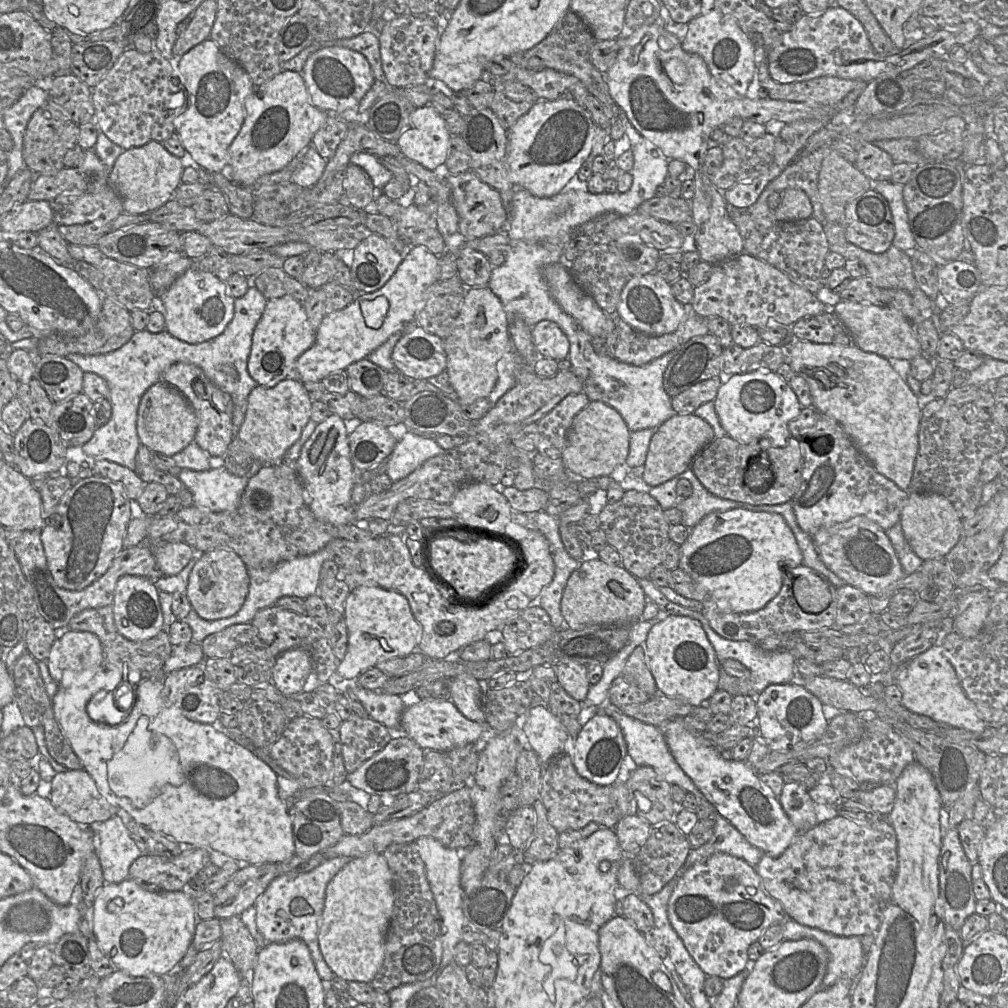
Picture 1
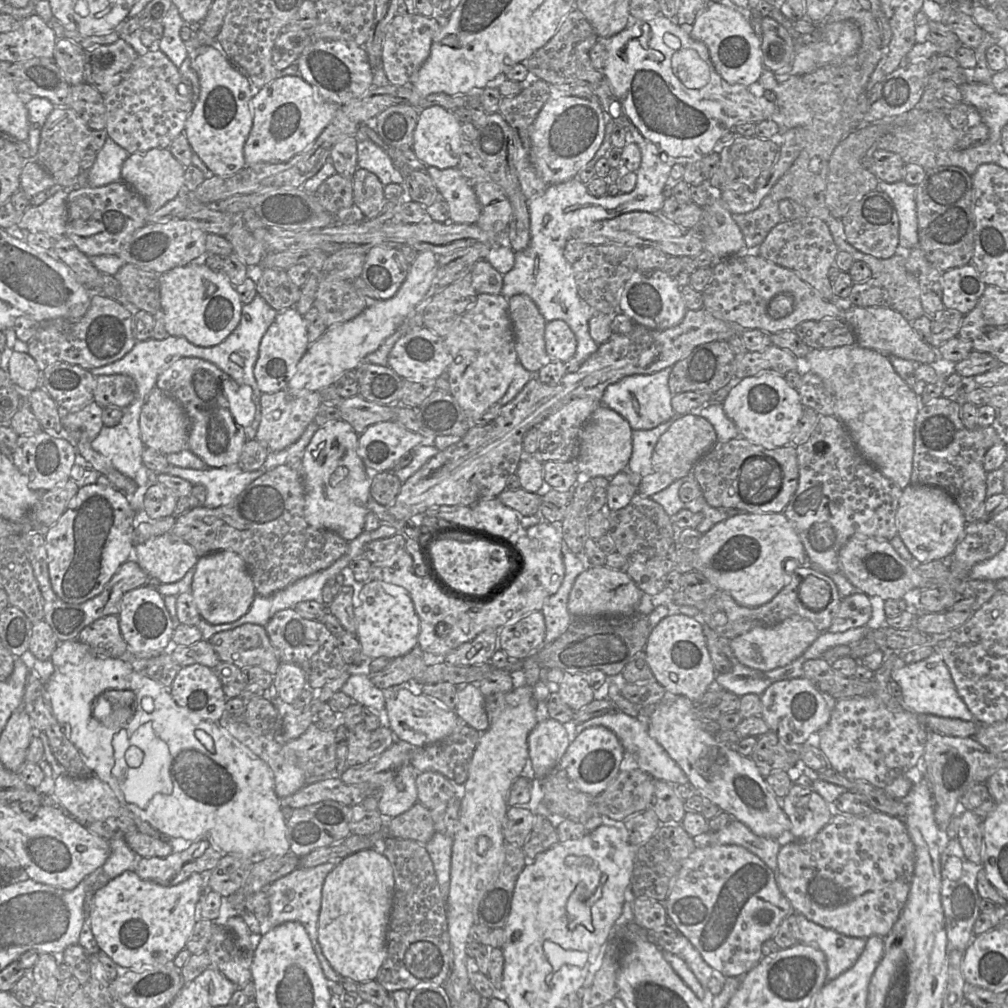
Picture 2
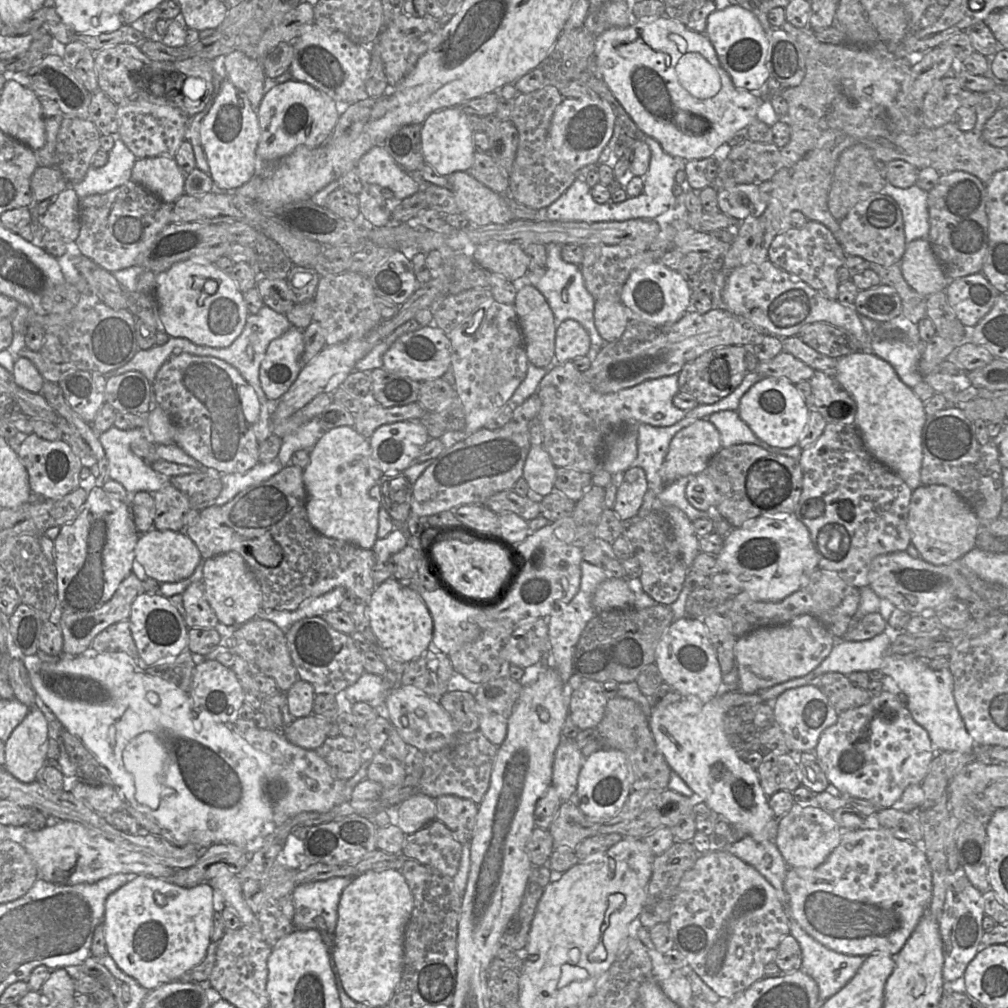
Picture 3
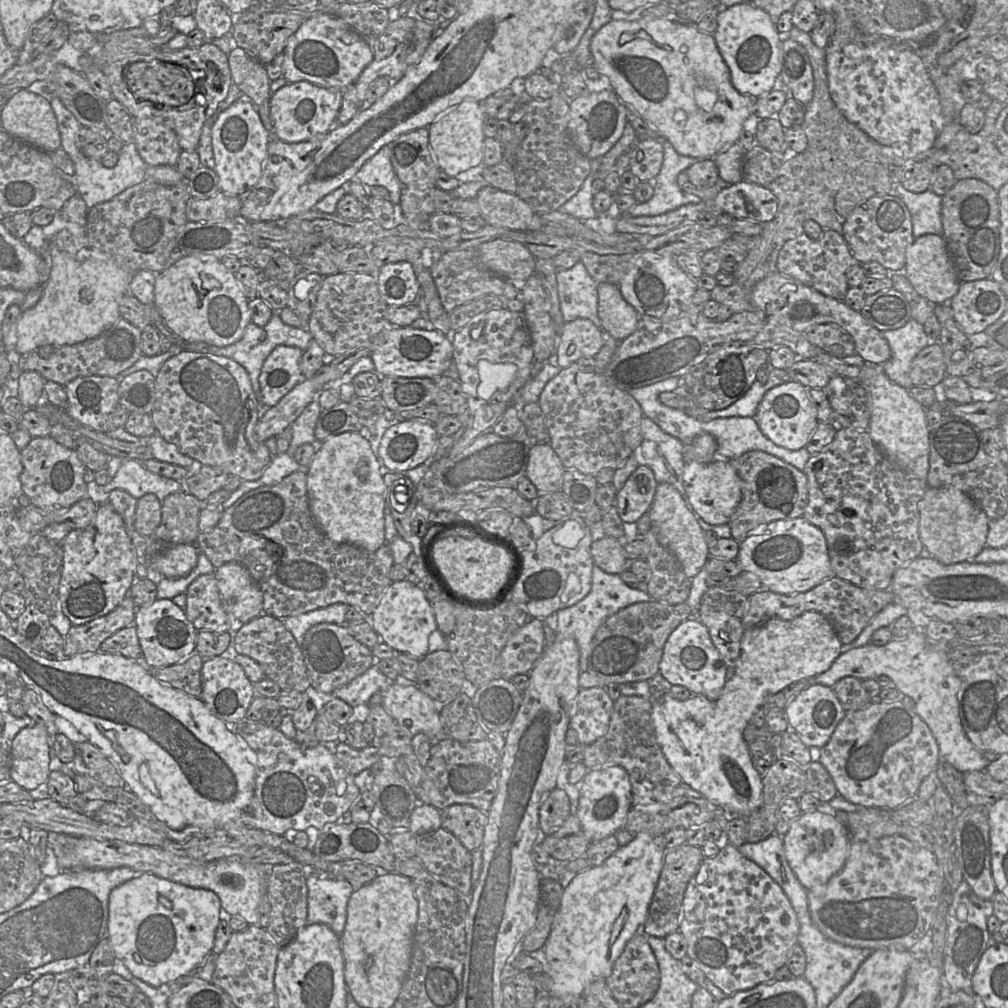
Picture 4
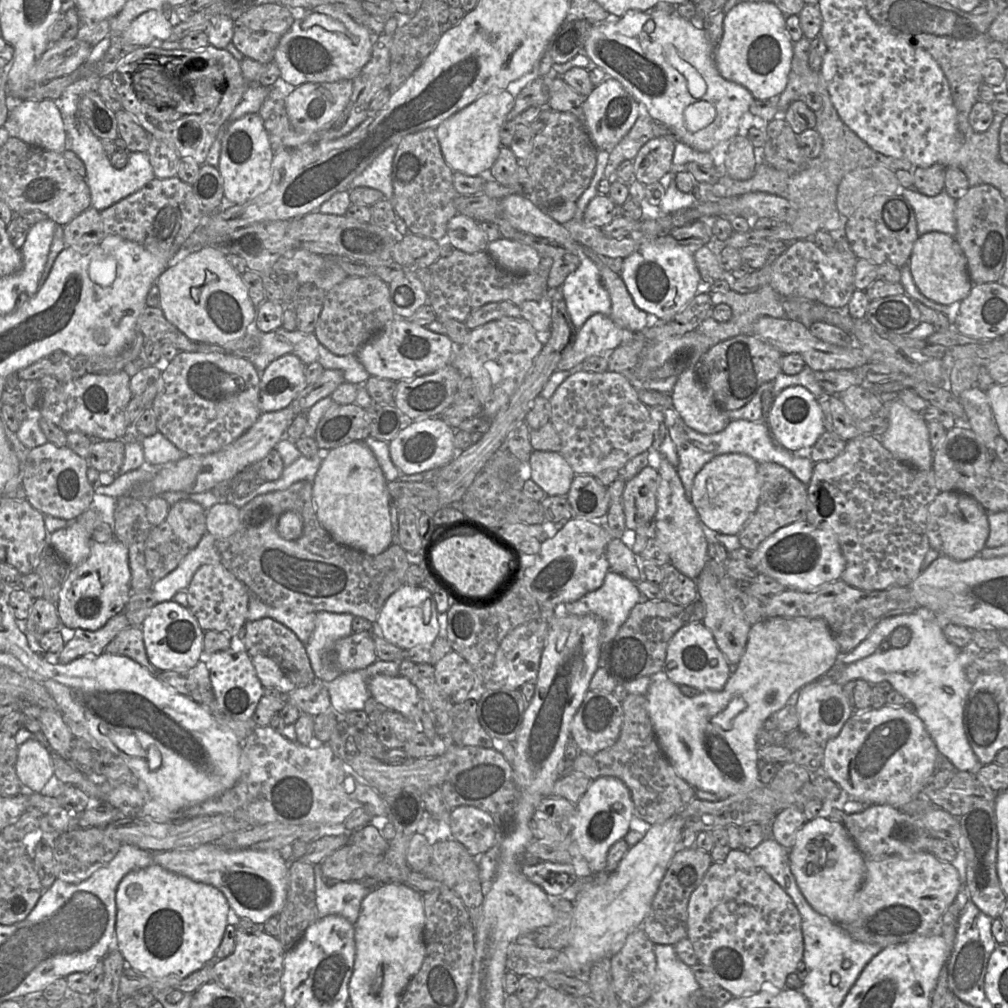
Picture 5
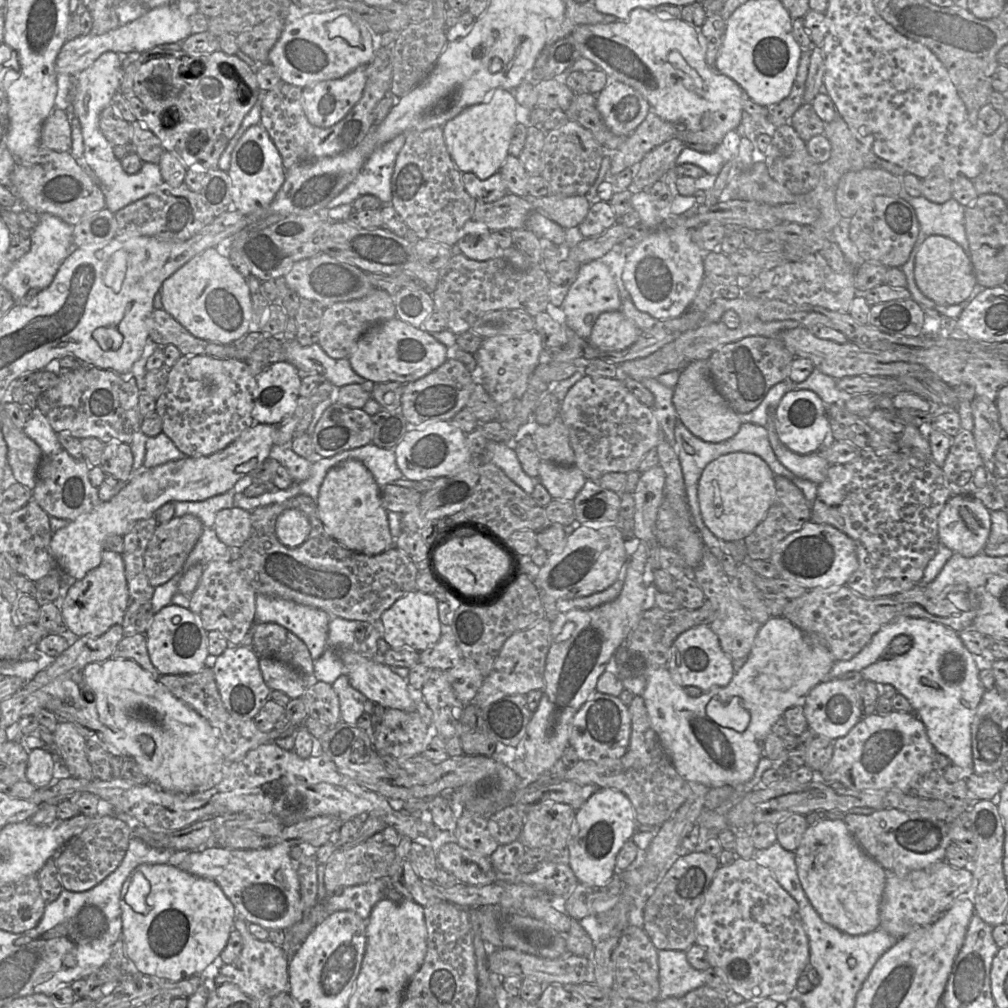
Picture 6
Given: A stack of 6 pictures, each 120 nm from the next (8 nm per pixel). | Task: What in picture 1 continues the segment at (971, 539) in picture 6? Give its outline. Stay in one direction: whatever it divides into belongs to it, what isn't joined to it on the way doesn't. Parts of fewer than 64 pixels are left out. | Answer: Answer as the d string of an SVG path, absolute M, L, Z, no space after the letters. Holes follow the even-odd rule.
M909 492L900 512L900 524L908 544L922 559L944 558L962 536L959 512L942 494L935 492Z

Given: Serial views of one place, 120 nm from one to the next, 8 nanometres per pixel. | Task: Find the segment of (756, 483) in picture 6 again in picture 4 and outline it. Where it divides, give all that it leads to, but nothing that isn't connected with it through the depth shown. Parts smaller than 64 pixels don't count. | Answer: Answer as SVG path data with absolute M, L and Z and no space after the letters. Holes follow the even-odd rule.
M713 460L706 464L686 488L694 511L708 524L728 524L742 498L741 480L730 460Z

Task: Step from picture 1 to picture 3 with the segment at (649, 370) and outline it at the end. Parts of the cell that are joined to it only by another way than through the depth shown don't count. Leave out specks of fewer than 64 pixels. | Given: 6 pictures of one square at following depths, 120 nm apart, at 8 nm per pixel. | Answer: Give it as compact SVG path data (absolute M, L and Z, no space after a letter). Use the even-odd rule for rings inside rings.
M673 374L622 389L617 395L630 410L634 422L669 427L686 415L685 411L672 403L678 392L678 375Z

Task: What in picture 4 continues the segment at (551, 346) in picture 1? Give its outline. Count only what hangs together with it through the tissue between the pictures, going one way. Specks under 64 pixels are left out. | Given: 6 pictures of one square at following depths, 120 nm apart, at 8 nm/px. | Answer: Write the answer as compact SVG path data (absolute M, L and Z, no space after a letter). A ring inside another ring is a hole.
M589 319L566 322L558 332L557 365L563 369L581 358L595 357L603 345L603 331Z

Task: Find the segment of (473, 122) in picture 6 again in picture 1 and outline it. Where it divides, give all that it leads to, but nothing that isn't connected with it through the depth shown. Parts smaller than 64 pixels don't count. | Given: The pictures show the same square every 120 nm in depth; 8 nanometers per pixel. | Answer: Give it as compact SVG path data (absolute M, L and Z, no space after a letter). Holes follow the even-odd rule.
M431 105L415 108L409 116L406 130L395 142L402 155L433 171L444 164L448 154L451 134L449 133L444 117Z

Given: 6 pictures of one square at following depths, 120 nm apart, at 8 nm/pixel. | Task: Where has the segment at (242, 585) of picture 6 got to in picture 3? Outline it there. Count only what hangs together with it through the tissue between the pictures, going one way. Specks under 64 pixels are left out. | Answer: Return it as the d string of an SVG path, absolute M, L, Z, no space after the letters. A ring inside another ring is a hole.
M201 581L190 584L181 594L184 621L188 628L214 629L219 621L205 597Z

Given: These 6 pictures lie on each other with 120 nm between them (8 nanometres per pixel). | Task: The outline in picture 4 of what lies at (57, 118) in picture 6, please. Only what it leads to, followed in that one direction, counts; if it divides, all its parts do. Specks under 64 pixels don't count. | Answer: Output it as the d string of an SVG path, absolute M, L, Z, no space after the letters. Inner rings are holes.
M27 89L17 91L7 100L1 112L1 124L6 133L47 153L61 147L58 124L50 101Z

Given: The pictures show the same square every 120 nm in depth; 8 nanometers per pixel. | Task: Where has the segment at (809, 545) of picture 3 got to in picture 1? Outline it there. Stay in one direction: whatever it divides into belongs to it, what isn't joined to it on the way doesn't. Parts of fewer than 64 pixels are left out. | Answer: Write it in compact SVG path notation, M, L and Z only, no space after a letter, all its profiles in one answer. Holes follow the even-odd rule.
M731 509L707 514L680 545L679 568L715 599L721 609L753 612L779 593L783 570L803 565L796 538L784 520L773 512Z

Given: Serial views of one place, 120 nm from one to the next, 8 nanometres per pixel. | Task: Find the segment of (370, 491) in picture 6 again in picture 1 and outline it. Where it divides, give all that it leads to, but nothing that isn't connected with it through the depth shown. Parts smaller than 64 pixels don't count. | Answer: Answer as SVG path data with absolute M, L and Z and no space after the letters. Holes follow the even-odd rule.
M331 413L317 424L301 449L296 472L303 483L307 505L316 518L336 527L354 522L351 494L355 484L355 467L350 456L349 434L340 416Z

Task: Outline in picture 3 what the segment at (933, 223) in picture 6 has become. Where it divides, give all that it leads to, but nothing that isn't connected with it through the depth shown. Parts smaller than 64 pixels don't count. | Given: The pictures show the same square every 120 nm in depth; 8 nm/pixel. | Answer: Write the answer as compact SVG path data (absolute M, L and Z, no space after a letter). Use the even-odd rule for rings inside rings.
M887 183L881 193L891 196L898 203L907 244L917 239L928 240L930 230L928 192L916 185L901 189Z

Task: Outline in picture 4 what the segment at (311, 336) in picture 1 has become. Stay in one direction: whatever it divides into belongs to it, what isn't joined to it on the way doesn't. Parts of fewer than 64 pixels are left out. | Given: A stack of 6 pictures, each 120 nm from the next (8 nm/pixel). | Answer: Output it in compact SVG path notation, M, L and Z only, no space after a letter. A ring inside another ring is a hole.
M278 345L264 361L259 384L266 408L276 405L304 378L301 372L302 353L298 347Z

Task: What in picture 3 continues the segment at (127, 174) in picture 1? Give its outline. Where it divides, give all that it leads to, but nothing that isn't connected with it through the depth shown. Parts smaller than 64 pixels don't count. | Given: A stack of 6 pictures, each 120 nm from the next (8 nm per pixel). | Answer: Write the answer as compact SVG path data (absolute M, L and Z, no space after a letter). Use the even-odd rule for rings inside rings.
M169 156L137 159L131 173L131 181L166 203L174 203L184 194L185 177L174 158Z

